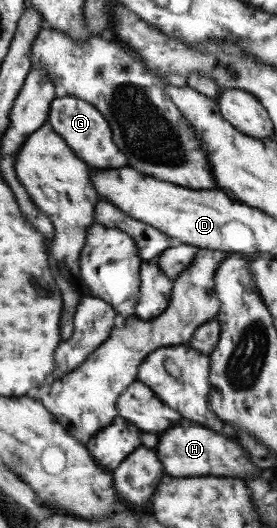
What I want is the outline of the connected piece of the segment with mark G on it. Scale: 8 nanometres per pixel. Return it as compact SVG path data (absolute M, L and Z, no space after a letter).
M75 96L57 97L53 101L48 121L59 133L71 149L91 167L99 169L115 169L127 166L126 156L111 140L109 124L95 104Z

